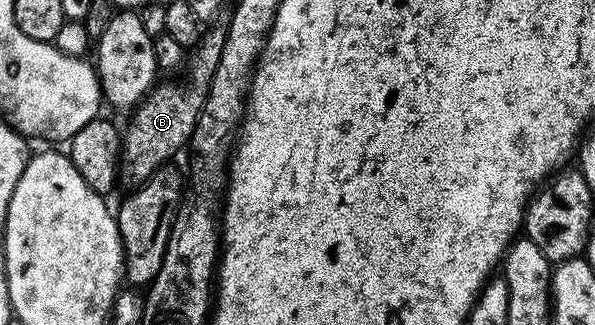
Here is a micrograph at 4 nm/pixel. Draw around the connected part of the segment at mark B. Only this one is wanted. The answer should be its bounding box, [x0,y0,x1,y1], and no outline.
[119,21,228,189]

